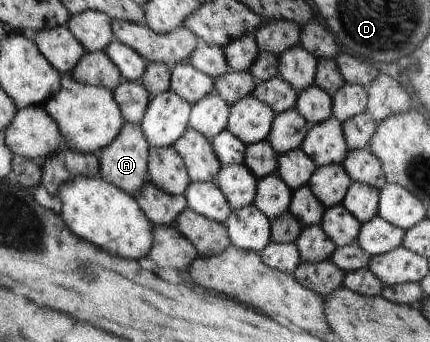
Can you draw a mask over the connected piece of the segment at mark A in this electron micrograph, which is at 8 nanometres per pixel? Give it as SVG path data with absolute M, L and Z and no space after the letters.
M123 123L114 141L98 153L99 176L134 196L149 182L149 149L140 124Z

